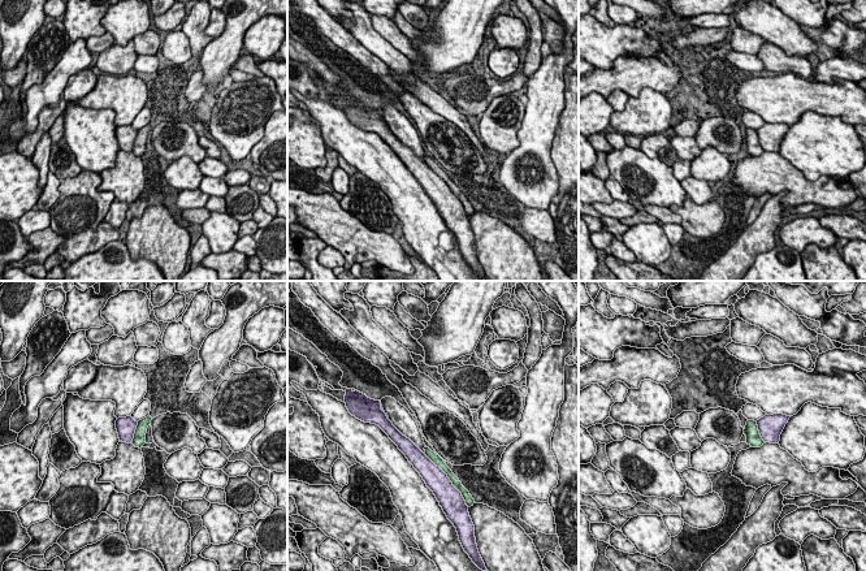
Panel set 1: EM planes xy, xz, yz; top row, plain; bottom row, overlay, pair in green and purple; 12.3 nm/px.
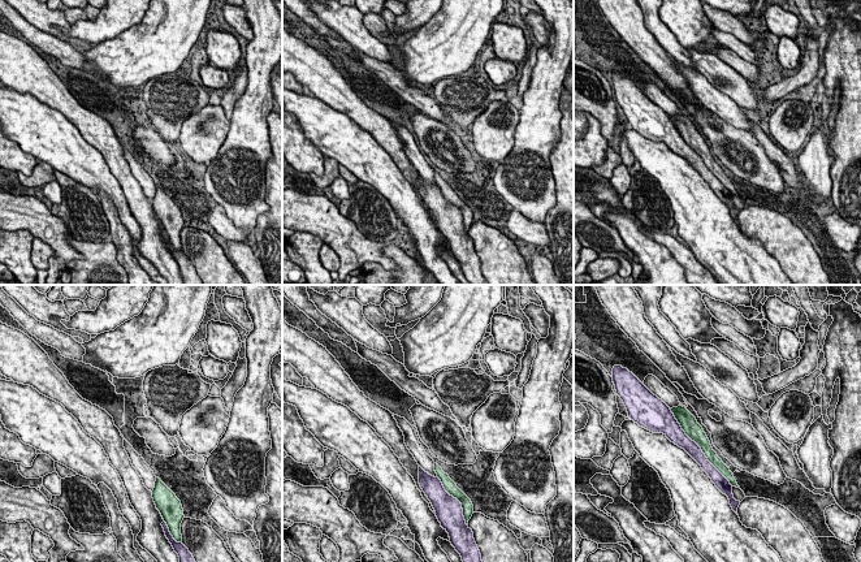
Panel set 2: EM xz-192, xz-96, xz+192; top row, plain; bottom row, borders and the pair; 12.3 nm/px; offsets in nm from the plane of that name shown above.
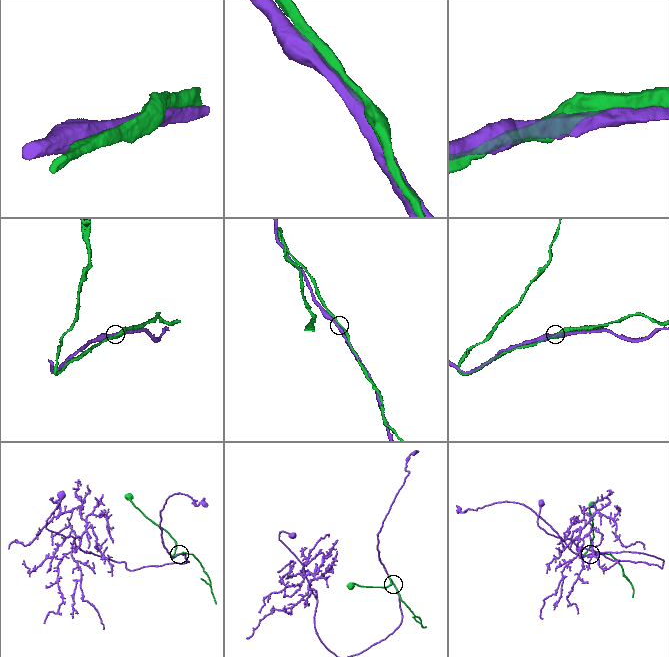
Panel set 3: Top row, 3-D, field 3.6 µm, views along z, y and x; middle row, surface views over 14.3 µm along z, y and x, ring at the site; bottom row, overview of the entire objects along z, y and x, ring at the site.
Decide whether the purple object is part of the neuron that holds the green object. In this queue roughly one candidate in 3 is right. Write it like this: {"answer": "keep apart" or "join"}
{"answer": "keep apart"}

